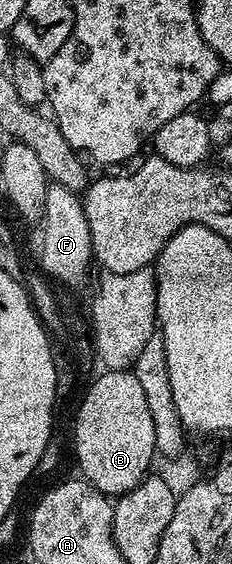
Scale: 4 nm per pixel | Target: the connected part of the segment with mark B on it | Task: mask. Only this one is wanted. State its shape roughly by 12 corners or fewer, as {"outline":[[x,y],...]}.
{"outline":[[101,371],[77,409],[80,476],[106,495],[150,472],[155,426],[131,371]]}

